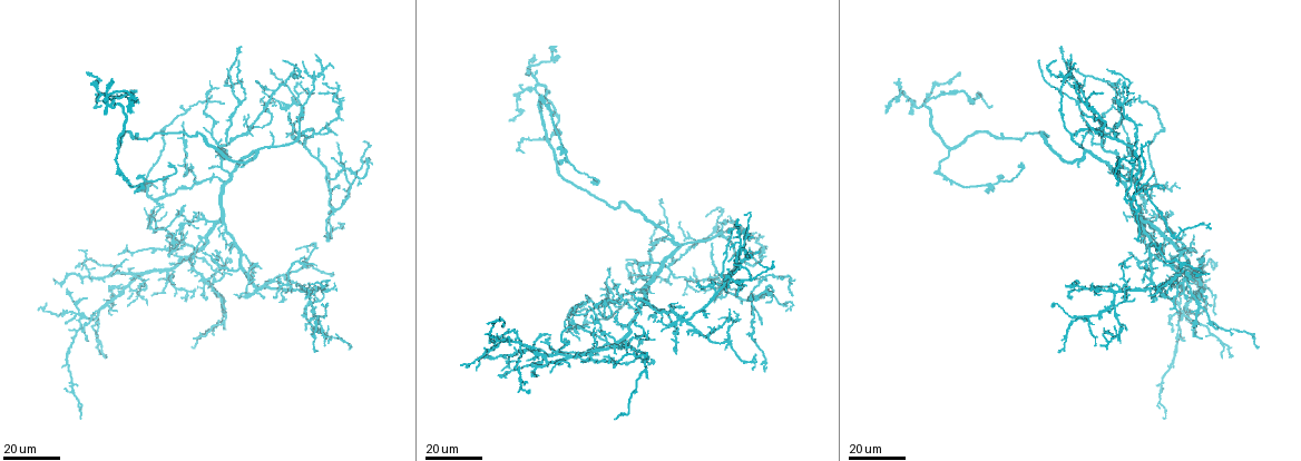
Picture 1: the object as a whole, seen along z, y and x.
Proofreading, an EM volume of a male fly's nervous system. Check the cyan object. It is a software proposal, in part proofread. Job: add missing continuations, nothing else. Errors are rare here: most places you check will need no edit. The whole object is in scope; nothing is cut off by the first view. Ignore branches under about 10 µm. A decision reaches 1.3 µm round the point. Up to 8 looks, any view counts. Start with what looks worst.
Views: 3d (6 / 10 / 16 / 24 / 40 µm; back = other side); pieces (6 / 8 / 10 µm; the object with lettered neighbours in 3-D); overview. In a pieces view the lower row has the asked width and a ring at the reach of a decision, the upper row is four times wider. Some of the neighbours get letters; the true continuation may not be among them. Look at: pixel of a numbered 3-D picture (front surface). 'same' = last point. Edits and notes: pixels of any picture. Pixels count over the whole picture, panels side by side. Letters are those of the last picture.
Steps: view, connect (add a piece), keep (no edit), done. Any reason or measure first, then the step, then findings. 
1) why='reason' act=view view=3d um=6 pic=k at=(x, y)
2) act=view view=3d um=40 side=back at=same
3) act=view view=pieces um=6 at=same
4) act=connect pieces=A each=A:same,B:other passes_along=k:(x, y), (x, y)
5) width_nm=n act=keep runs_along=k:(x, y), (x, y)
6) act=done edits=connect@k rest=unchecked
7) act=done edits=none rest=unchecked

why='free end' act=view view=3d um=16 pic=1 at=(993, 106)

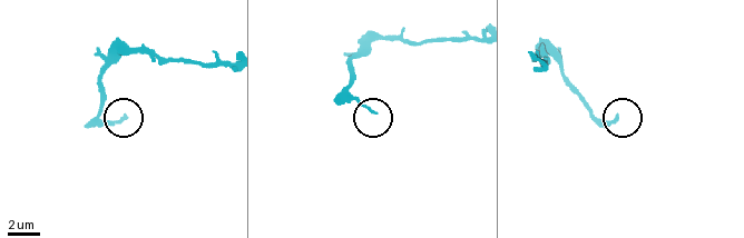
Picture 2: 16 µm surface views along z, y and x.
why='what lies round it' act=view view=pieces um=8 pic=2 at=(123, 116)

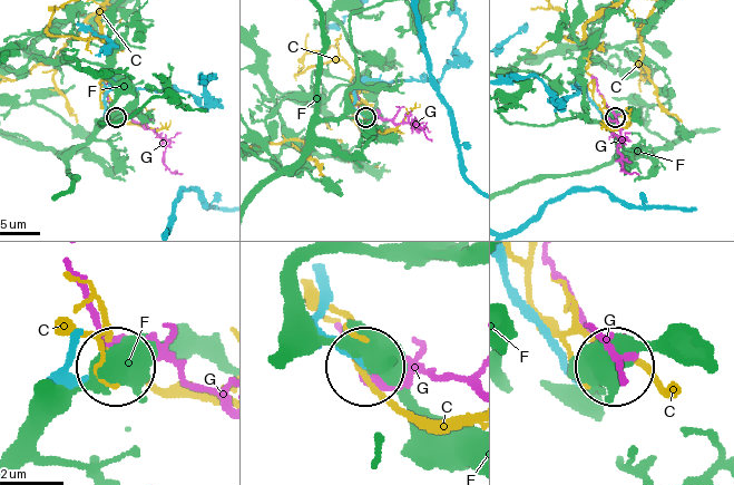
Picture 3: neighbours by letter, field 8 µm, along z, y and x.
width_nm=150 act=keep each=C:other,F:other,G:other found='none of them fits'

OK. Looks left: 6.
why='branch stops here' act=view view=3d um=24 pic=1 at=(686, 332)

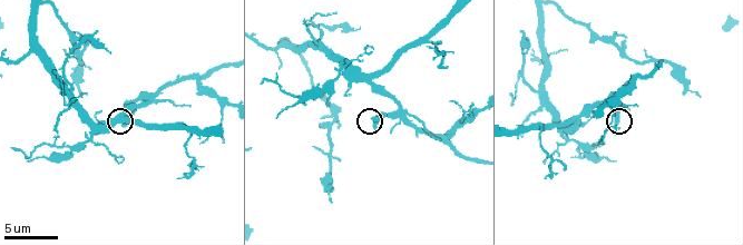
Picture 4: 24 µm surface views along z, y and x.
act=view view=3d um=6 pic=4 at=(371, 117)

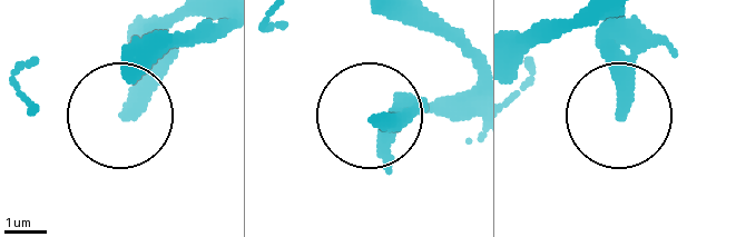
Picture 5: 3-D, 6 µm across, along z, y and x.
act=view view=pieces um=6 pic=5 at=(619, 114)

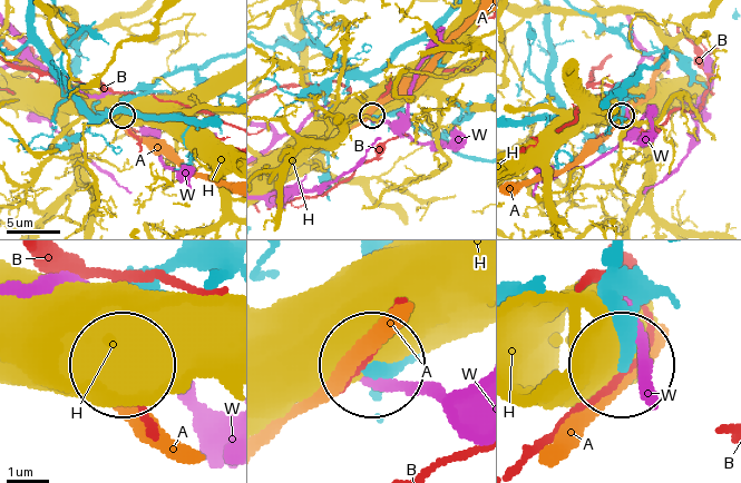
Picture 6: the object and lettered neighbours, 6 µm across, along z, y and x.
act=keep each=A:other,B:other,H:other,W:other found='no lettered piece goes on from it'

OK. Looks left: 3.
why='branch stops here' act=view view=3d um=16 pic=1 at=(240, 166)

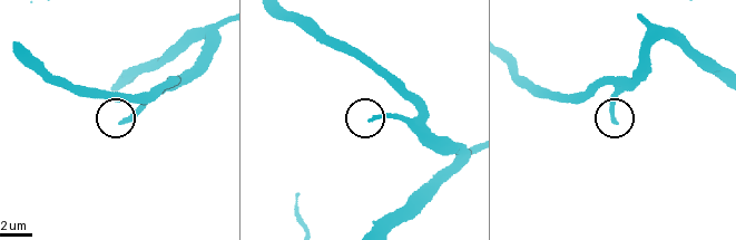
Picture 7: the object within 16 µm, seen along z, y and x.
act=view view=pieces um=8 pic=7 at=(615, 122)

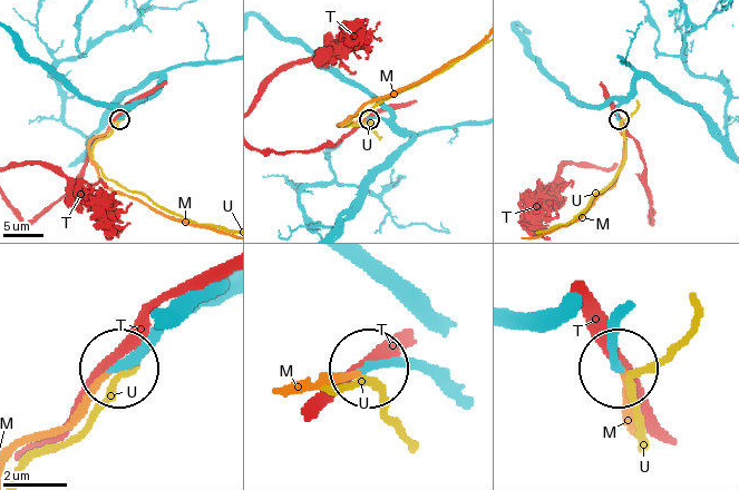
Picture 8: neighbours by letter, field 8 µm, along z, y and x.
act=connect pieces=M each=M:same,T:other,U:other passes_along=8:(623, 315), (613, 359), (621, 407), (634, 428) found='it goes on there'

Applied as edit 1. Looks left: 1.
act=done edits=connect@8 rest=unchecked

